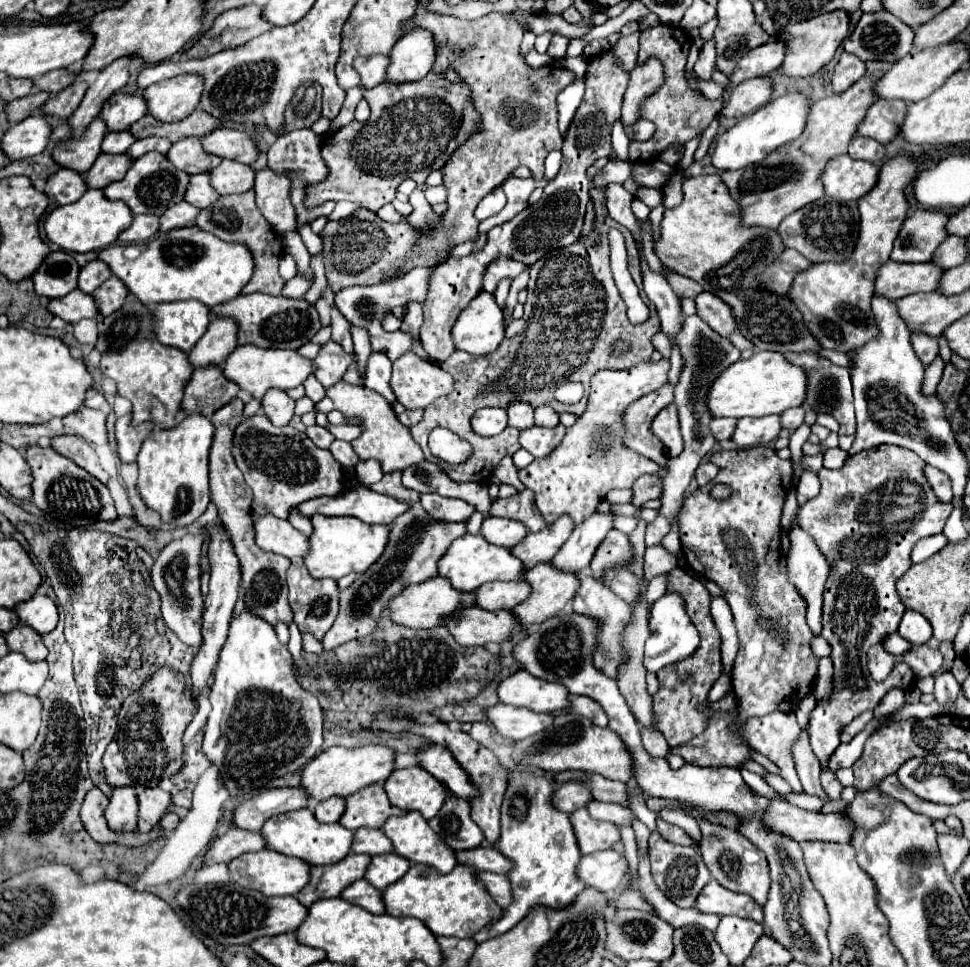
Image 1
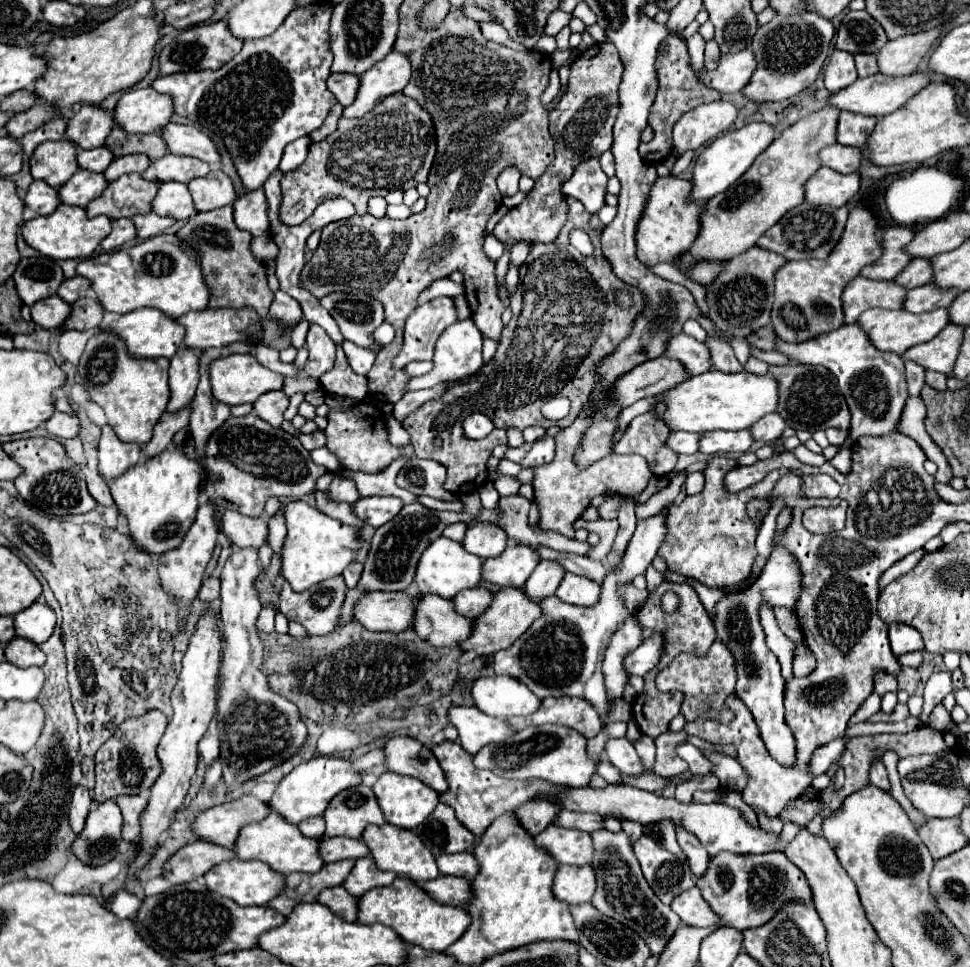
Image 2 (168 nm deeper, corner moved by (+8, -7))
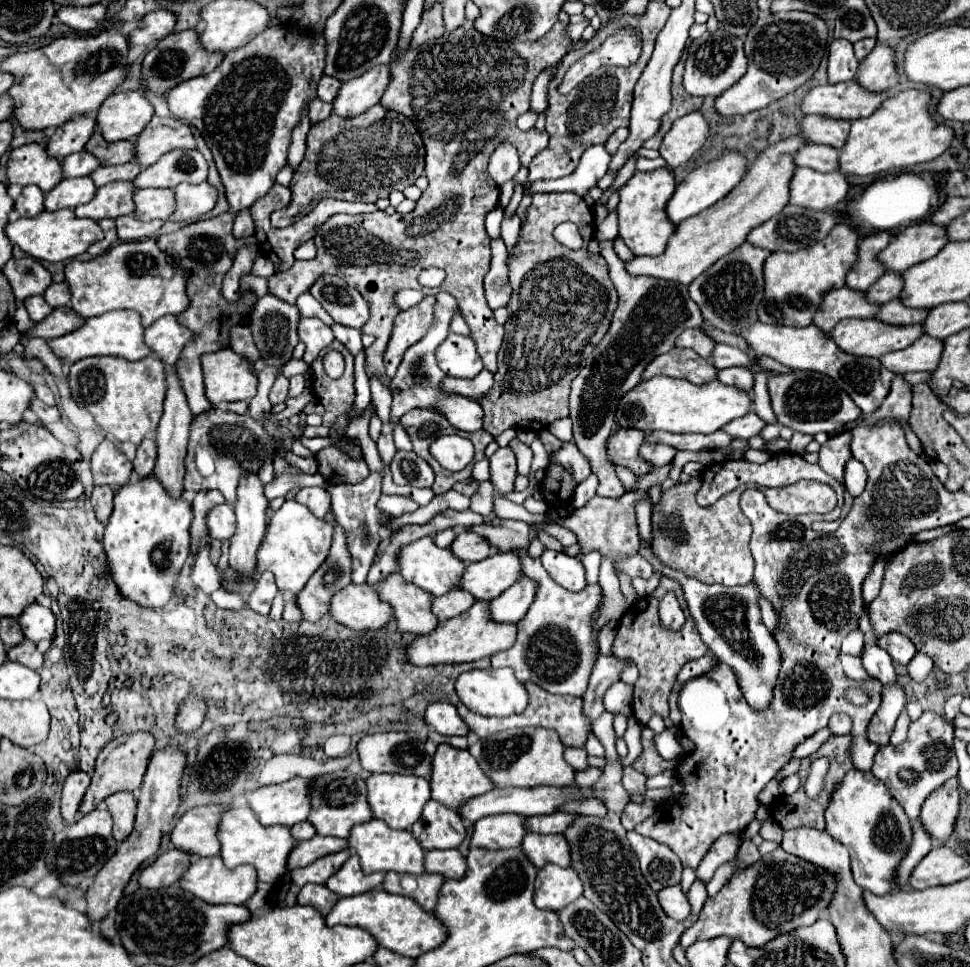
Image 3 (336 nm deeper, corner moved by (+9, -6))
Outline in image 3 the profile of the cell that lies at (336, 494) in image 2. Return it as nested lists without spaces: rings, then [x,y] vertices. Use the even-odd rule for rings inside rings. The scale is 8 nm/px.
[[[304,487],[296,495],[296,501],[306,505],[316,517],[324,517],[330,511],[330,503],[332,503],[330,499],[332,495],[328,495],[324,487]]]

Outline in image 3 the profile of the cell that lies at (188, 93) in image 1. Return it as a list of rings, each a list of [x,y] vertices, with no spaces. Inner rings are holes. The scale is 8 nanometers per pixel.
[[[124,91],[110,95],[98,111],[98,127],[106,141],[130,139],[140,135],[154,117],[154,107],[140,91]]]

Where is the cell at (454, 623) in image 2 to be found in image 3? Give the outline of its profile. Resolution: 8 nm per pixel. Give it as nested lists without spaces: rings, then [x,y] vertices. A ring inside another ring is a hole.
[[[400,573],[388,575],[382,583],[376,585],[380,599],[394,607],[394,617],[402,633],[428,635],[436,629],[438,619],[432,615],[432,595],[404,583]]]

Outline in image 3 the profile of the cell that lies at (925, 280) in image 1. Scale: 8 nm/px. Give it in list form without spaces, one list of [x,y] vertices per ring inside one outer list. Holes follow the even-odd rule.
[[[840,287],[824,295],[824,303],[814,317],[814,325],[818,325],[822,331],[832,331],[832,327],[846,317],[872,319],[876,317],[878,309],[880,307],[876,307],[876,303],[864,303],[864,291]]]

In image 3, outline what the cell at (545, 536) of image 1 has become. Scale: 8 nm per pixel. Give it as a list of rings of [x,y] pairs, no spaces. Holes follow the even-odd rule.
[[[492,553],[490,557],[470,563],[462,575],[460,589],[470,591],[478,601],[494,599],[504,593],[522,573],[522,561],[516,553]]]

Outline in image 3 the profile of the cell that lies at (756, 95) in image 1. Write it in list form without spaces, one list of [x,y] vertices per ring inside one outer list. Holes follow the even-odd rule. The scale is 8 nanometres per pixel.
[[[700,111],[688,113],[674,121],[660,145],[660,155],[670,169],[676,169],[678,165],[688,163],[688,159],[704,147],[706,139],[708,123],[704,123],[704,115],[700,115]]]

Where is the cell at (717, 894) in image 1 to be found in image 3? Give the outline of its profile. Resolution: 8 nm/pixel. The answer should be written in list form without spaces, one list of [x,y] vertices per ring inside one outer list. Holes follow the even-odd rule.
[[[680,885],[658,891],[658,901],[660,901],[662,909],[676,921],[684,921],[684,919],[688,919],[688,913],[692,913],[688,897],[684,895]]]

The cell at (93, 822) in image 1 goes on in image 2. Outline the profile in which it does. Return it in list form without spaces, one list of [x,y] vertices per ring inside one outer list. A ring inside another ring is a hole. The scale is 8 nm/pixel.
[[[75,786],[73,798],[71,798],[71,808],[69,808],[69,826],[75,834],[79,834],[81,828],[85,826],[85,818],[89,814],[91,802],[93,802],[91,792],[85,786]]]

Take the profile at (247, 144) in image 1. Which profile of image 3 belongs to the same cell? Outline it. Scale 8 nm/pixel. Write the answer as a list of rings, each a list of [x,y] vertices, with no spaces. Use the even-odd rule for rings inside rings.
[[[152,117],[136,139],[136,159],[142,167],[156,163],[172,149],[196,149],[192,129],[176,117]]]

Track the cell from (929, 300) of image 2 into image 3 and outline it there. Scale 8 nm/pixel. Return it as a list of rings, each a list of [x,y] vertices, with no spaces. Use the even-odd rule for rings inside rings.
[[[894,299],[892,303],[884,303],[876,315],[876,319],[890,323],[890,325],[910,325],[910,323],[922,323],[928,317],[928,311],[916,311],[910,307],[904,307],[900,299]]]

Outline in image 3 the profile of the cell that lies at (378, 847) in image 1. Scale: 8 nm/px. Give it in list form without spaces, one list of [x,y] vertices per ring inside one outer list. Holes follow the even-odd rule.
[[[314,835],[308,841],[300,841],[296,845],[296,849],[290,855],[288,861],[288,869],[294,867],[306,867],[310,863],[314,863],[316,859],[330,855],[330,853],[338,853],[348,849],[348,841],[346,839],[336,839],[336,837],[322,837],[322,835]]]

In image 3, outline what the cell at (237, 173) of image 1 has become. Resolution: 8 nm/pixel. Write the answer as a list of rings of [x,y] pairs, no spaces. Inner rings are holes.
[[[208,181],[200,185],[192,183],[180,183],[174,187],[178,207],[170,221],[196,221],[204,217],[218,201],[218,191]]]

